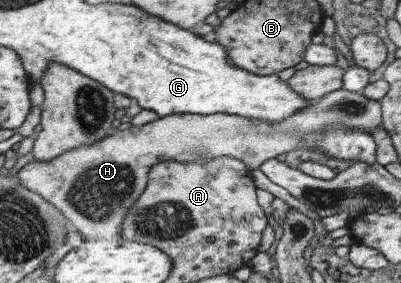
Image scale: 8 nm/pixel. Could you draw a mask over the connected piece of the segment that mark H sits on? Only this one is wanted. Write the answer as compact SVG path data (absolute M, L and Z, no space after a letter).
M339 88L309 100L309 103L305 108L295 110L290 117L272 124L227 113L173 114L142 126L132 125L98 143L71 149L49 162L33 160L17 174L23 186L59 208L72 221L72 228L81 233L85 240L119 240L123 237L121 230L127 212L146 190L151 167L163 161L193 163L229 155L245 161L252 170L280 153L298 149L305 133L339 125L345 130L359 129L372 134L382 124L379 100L369 99L361 91Z

